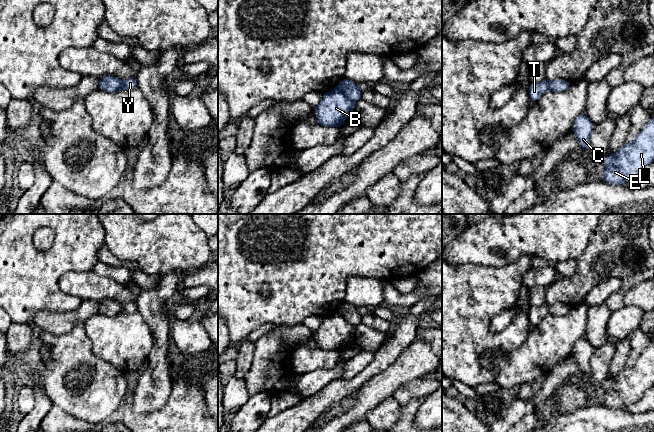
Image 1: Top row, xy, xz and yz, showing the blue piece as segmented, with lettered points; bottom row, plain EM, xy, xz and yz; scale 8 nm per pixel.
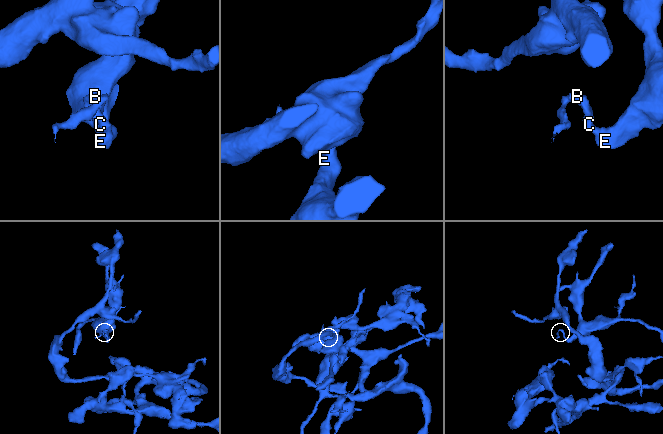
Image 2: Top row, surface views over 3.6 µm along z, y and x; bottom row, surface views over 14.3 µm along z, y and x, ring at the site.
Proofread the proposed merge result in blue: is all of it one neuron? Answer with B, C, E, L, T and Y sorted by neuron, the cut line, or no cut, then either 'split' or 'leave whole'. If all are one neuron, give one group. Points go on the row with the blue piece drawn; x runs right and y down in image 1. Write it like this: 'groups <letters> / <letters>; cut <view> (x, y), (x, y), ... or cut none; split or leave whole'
groups B C E L / T Y; cut xz (336, 88), (354, 102); split

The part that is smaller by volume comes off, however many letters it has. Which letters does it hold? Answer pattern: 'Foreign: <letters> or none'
Foreign: T, Y

